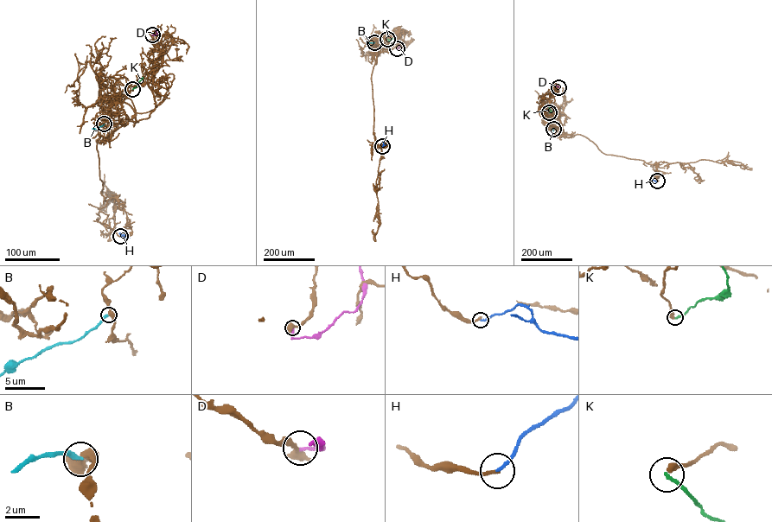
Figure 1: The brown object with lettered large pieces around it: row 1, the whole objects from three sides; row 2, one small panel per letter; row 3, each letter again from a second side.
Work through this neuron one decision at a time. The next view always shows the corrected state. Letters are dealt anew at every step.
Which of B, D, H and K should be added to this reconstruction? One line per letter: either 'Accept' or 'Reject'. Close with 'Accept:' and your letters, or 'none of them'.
B: Reject
D: Reject
H: Reject
K: Reject
Accept: none of them

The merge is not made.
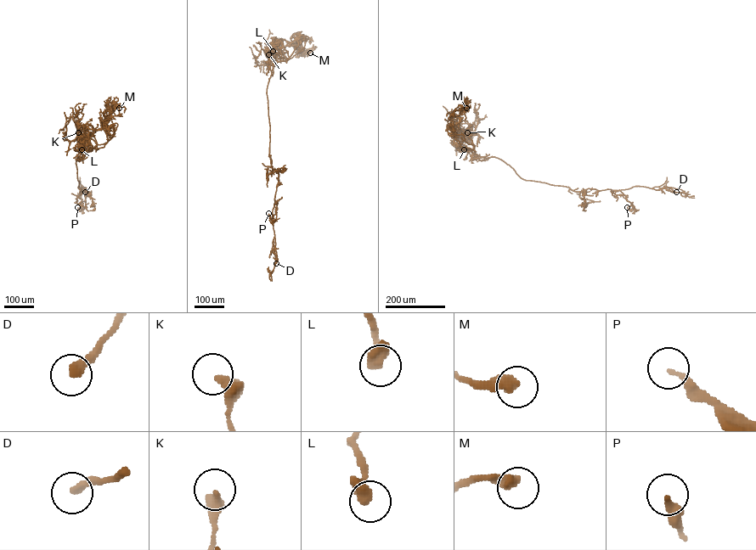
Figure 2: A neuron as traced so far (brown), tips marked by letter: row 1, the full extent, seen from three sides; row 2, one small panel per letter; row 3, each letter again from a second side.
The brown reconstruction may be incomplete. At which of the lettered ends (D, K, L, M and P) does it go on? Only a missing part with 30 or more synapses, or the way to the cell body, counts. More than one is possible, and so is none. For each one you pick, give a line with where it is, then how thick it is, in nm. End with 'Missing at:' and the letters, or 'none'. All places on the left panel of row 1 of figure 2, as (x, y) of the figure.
Missing at: none

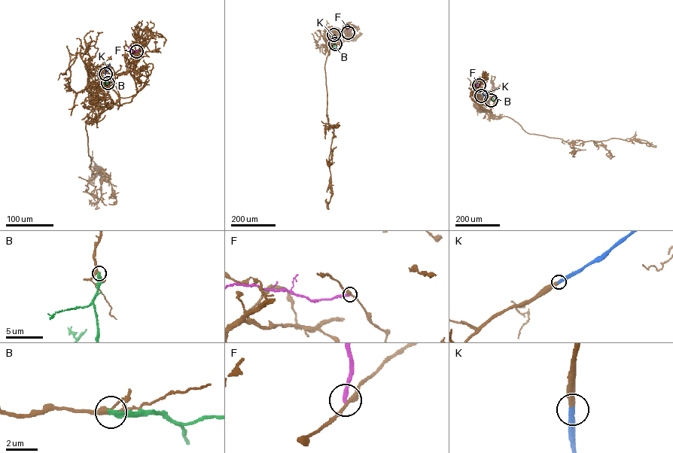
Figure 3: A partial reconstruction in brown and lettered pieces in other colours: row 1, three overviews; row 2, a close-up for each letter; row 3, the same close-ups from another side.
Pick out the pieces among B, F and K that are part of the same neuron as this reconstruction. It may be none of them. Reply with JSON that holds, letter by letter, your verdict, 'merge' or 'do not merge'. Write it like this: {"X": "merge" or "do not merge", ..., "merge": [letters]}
{"B": "do not merge", "F": "do not merge", "K": "merge", "merge": ["K"]}

